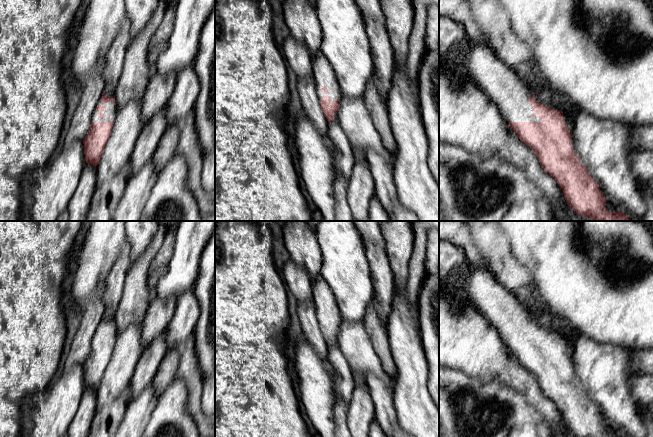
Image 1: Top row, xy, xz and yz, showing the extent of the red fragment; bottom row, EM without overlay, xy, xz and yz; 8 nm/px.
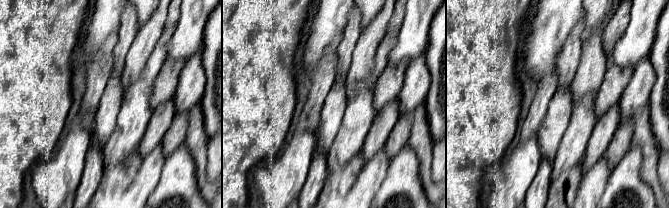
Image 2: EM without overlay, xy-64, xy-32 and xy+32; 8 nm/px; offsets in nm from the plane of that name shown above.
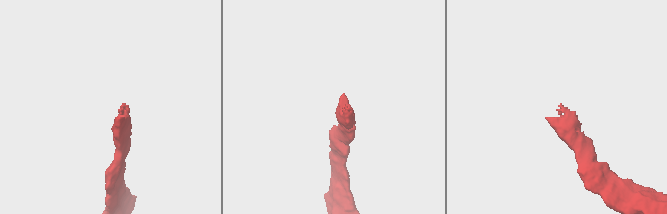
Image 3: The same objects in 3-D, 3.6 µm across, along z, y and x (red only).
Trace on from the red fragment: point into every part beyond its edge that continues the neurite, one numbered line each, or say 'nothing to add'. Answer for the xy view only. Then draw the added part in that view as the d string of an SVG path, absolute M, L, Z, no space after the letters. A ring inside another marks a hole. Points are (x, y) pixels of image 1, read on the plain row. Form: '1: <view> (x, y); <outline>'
1: xy (110, 336); M107 326L106 332L102 335L105 341L99 342L98 335L94 334L92 341L91 341L91 346L105 346L107 343L109 343L111 346L114 346L116 343L117 336L118 336L117 327Z

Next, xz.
1: xz (323, 298); M322 276L313 280L313 303L319 324L322 320L328 320L331 325L341 324L341 317L335 296Z

